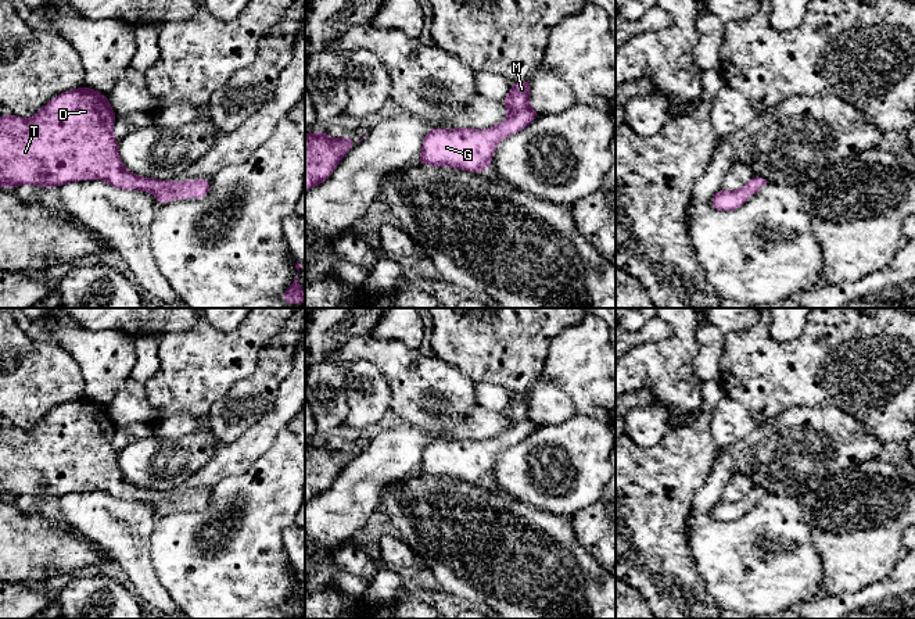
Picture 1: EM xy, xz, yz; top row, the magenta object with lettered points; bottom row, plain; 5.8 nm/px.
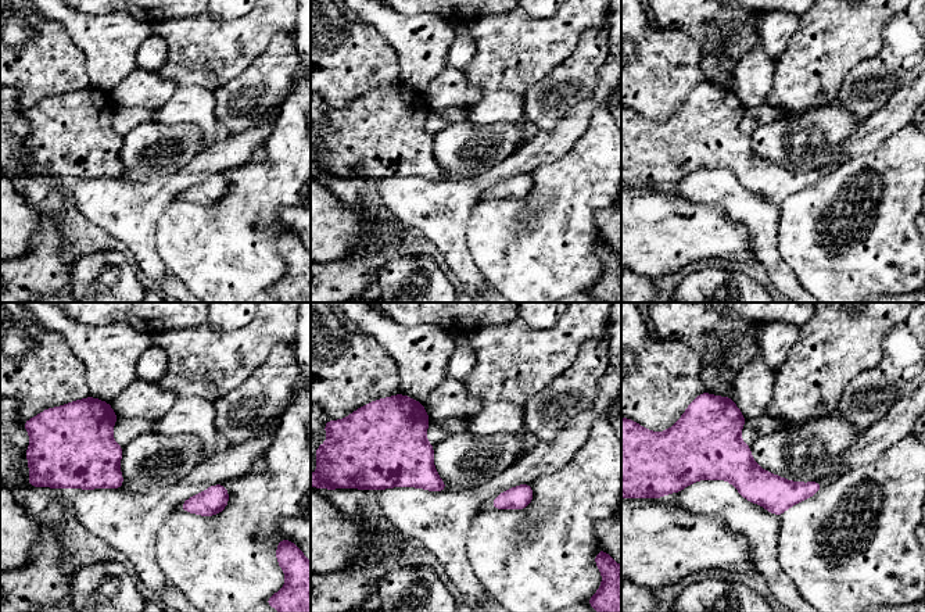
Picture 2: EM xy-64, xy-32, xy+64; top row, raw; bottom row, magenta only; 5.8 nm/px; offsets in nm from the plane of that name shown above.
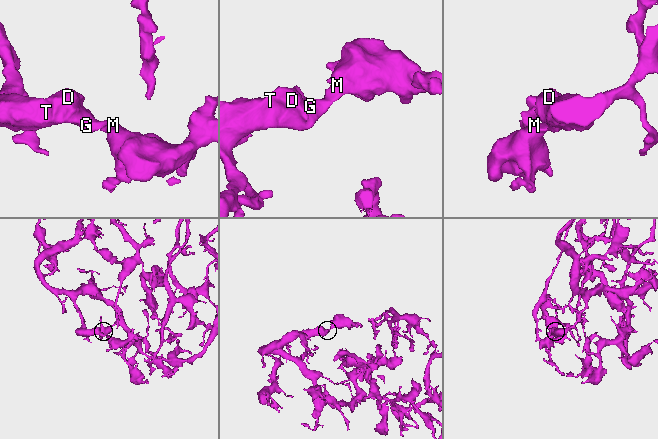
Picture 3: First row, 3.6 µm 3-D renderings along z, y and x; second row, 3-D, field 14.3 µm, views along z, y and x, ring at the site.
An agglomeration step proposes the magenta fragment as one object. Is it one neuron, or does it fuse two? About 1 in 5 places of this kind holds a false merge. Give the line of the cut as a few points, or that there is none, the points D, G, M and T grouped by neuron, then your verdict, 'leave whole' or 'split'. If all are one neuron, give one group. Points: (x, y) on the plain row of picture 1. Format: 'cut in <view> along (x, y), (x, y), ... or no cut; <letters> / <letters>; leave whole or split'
no cut; D G M T; leave whole

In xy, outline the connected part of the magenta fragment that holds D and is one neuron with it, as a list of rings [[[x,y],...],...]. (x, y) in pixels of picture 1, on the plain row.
[[[89,398],[73,400],[53,408],[37,425],[29,430],[6,425],[0,429],[0,497],[15,498],[18,495],[62,497],[73,491],[100,490],[123,501],[146,501],[152,504],[159,515],[173,509],[202,509],[208,507],[209,491],[171,493],[136,487],[129,483],[118,465],[118,451],[112,447],[112,436],[116,425],[112,422],[108,408]]]

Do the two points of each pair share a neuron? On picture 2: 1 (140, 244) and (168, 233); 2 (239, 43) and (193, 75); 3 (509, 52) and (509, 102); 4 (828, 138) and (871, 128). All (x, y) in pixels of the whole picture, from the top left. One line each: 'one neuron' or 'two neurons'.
1: two neurons
2: one neuron
3: two neurons
4: two neurons

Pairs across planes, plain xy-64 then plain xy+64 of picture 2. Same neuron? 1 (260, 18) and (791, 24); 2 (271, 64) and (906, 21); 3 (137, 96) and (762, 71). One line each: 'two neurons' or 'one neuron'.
1: two neurons
2: one neuron
3: one neuron

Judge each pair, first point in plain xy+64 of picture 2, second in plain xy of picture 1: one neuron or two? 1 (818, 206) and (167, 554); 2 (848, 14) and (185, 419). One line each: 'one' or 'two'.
1: one
2: two

